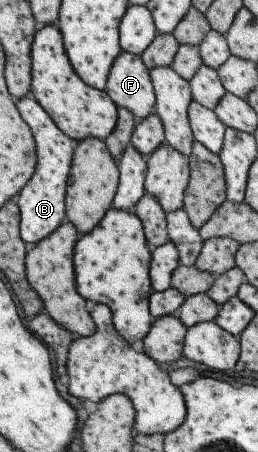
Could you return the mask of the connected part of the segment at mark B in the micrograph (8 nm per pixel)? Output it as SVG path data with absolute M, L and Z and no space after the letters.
M32 95L30 98L20 98L16 102L16 108L22 114L24 122L32 129L37 148L37 163L34 174L16 196L21 212L19 231L22 240L31 247L52 234L67 218L65 194L77 142L56 126L56 123L46 114L46 111L35 101Z

